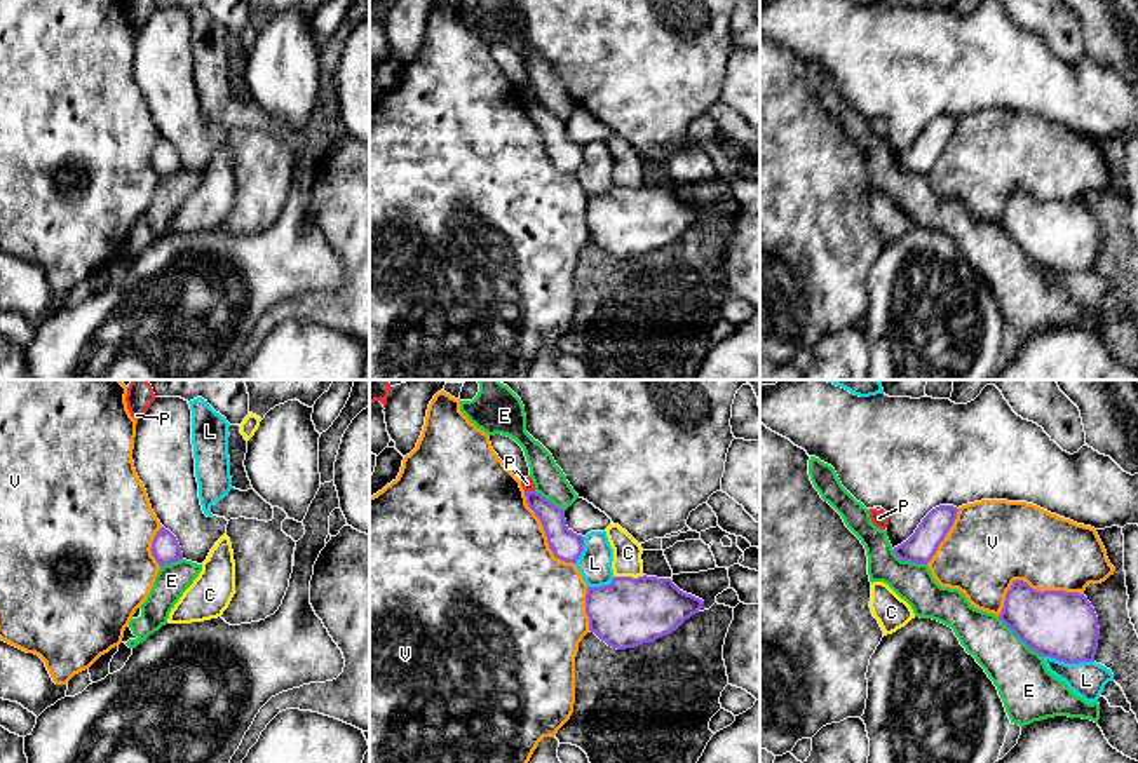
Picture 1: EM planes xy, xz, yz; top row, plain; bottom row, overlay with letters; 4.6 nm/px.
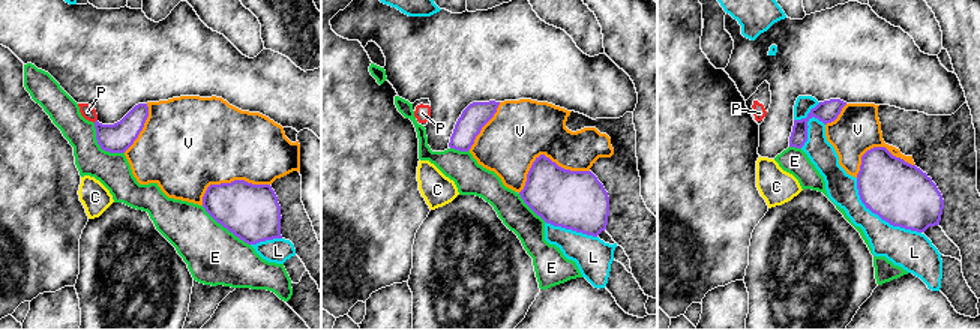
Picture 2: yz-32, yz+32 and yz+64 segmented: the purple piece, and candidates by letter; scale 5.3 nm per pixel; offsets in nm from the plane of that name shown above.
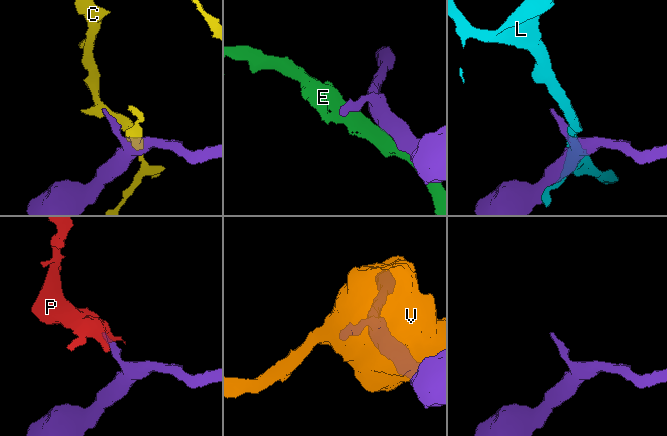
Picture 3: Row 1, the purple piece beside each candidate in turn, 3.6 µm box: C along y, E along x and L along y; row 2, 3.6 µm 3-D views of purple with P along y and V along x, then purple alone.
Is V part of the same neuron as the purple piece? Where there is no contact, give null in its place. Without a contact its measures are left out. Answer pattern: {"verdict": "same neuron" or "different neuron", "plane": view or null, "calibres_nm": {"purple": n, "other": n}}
{"verdict": "different neuron", "plane": "yz", "calibres_nm": {"purple": 320, "other": 380}}

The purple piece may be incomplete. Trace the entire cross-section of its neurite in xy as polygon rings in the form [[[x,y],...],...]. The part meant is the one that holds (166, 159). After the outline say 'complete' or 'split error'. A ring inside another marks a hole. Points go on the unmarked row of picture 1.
[[[164,136],[157,141],[150,160],[159,176],[183,169],[183,162],[176,146]]]; complete

